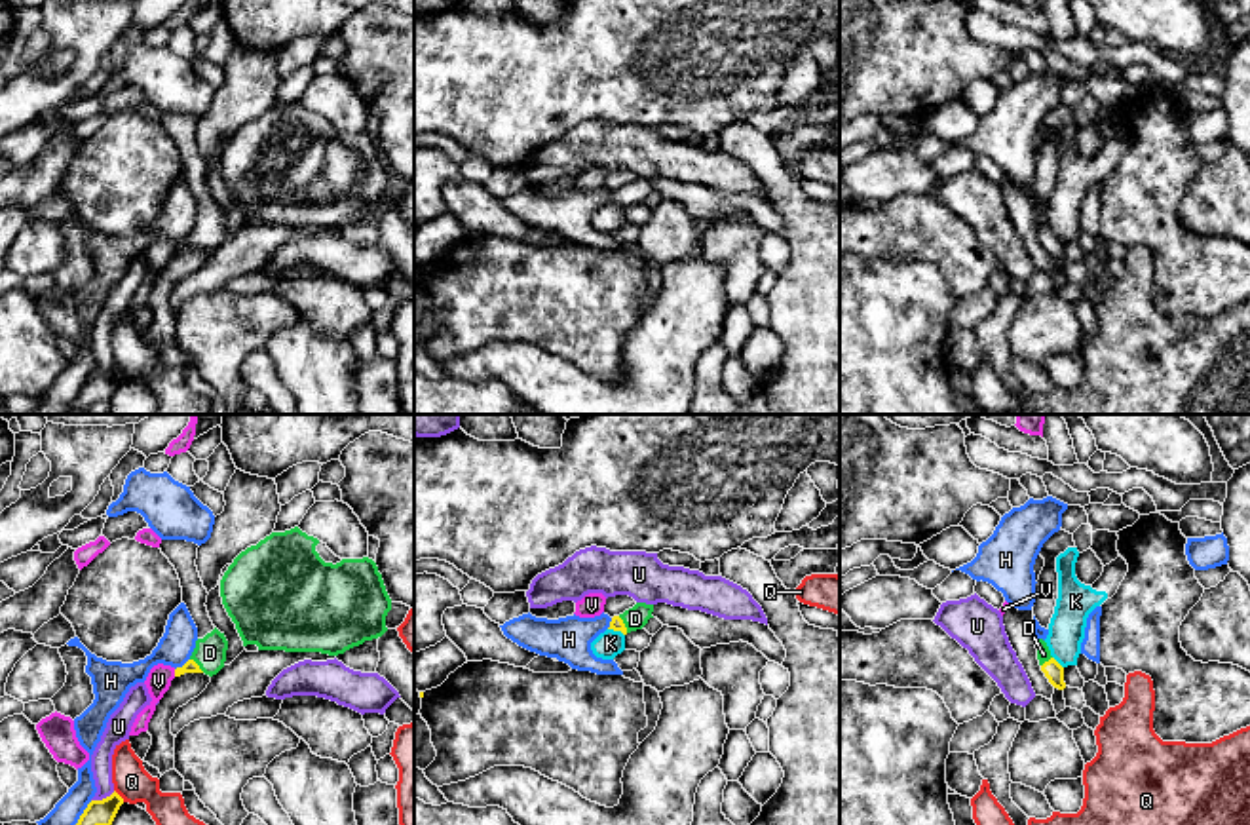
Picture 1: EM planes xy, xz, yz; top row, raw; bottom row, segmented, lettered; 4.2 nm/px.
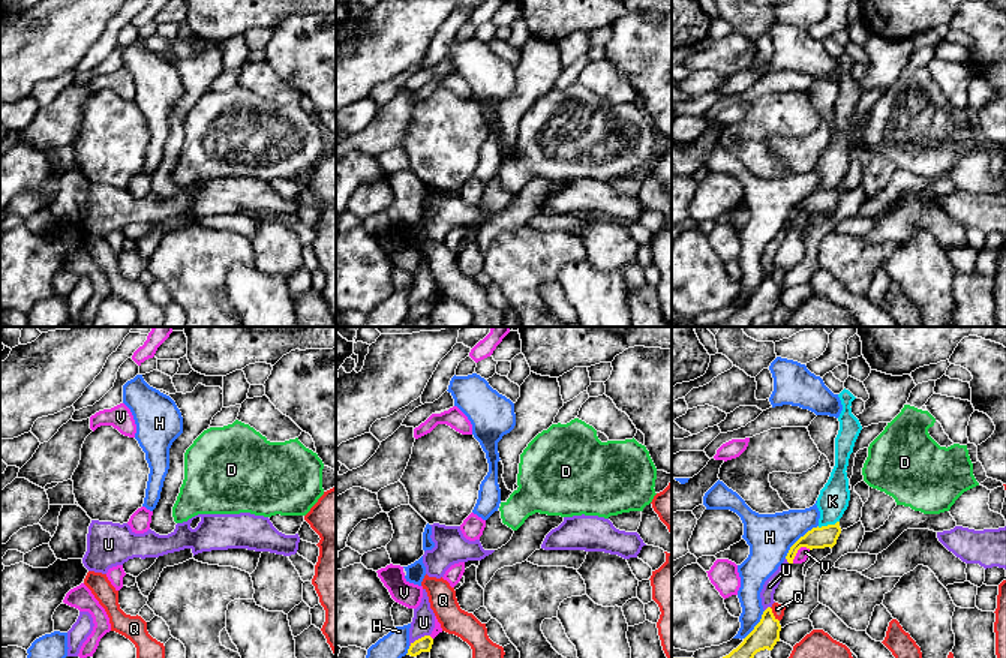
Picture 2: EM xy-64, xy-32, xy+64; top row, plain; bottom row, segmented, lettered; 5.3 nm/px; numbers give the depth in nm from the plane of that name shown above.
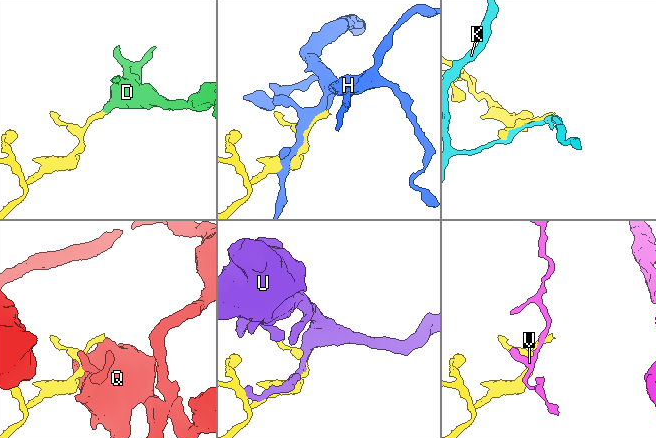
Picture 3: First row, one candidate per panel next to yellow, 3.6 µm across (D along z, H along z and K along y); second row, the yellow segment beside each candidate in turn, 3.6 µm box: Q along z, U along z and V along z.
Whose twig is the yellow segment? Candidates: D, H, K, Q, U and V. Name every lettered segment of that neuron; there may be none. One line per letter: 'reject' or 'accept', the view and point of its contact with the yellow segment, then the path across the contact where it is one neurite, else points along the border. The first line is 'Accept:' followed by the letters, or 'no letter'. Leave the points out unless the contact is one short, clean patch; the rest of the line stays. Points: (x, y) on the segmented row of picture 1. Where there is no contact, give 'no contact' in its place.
Accept: D
D: accept; meets yellow in xy at (198, 666); runs through xy (190, 666), (198, 666), (209, 652)
H: reject; meets yellow in xy at (183, 666)
K: reject; meets yellow in yz at (1057, 662)
Q: reject; meets yellow in xy at (118, 795); border along xy (114, 789), (124, 801)
U: reject; meets yellow in xy at (103, 799)
V: reject; meets yellow in xy at (175, 673)

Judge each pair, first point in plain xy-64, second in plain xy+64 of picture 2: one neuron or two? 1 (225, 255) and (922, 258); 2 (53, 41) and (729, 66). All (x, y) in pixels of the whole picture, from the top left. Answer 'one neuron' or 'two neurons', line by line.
1: two neurons
2: two neurons

